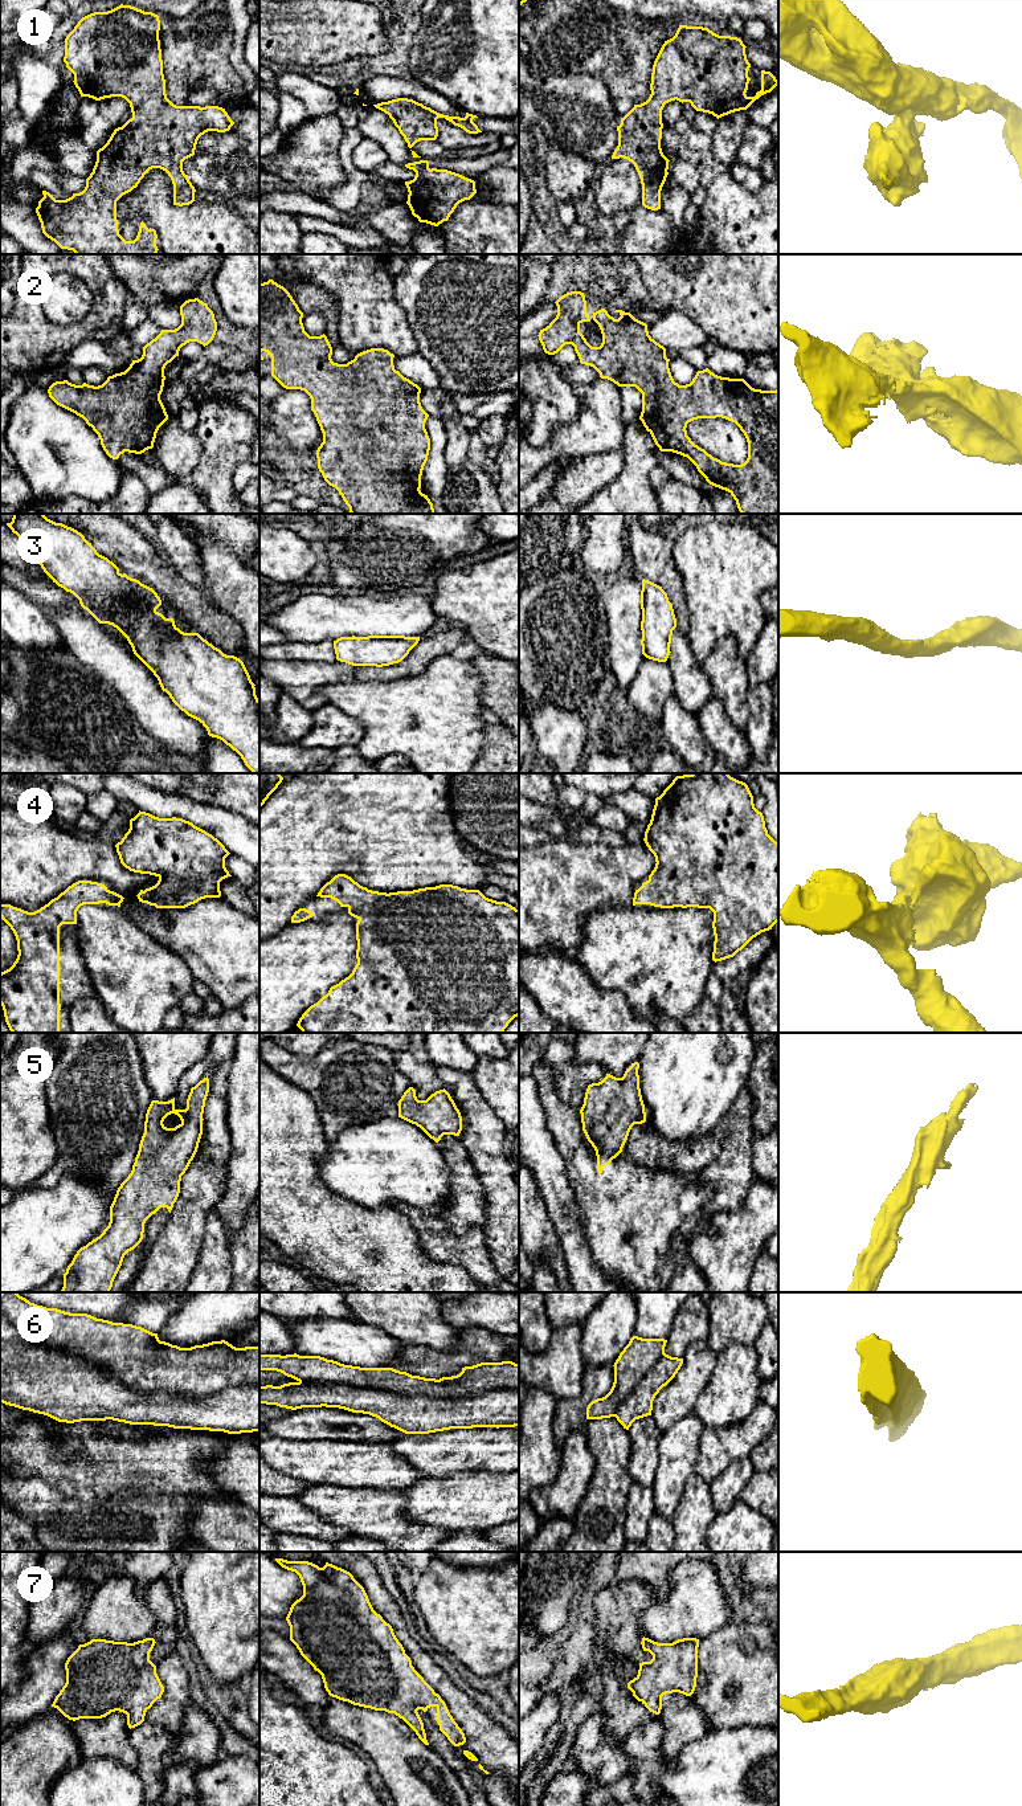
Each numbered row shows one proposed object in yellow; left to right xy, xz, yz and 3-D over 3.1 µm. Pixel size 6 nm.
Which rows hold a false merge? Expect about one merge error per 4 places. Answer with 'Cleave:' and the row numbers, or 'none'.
Cleave: 3, 5, 6

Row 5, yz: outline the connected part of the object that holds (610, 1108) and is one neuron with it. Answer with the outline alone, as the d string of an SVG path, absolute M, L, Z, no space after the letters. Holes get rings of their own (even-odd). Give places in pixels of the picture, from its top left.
M634 1062L622 1078L606 1074L601 1082L589 1084L580 1110L588 1141L612 1159L622 1152L631 1127L646 1121L638 1069Z

